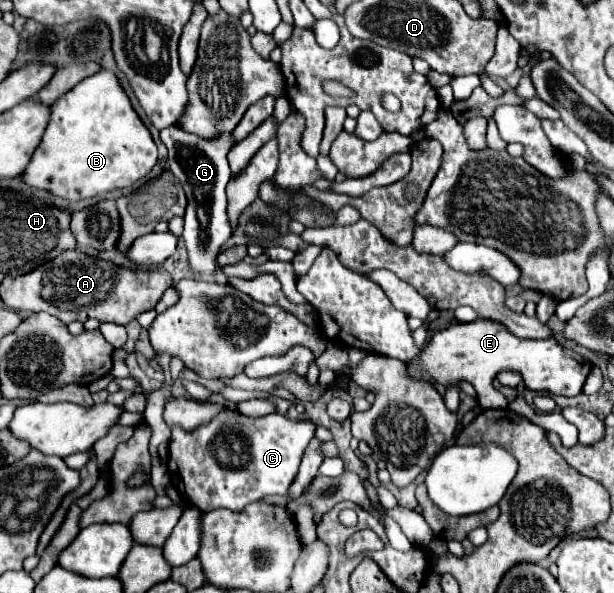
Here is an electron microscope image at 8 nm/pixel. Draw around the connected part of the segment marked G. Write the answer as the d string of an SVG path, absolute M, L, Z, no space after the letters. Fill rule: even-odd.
M167 127L161 131L161 141L169 149L169 169L175 173L175 177L179 177L189 201L183 231L189 265L199 275L211 275L215 273L215 269L219 269L217 255L221 245L231 237L225 185L231 179L227 153L235 145L235 137L233 133L219 133L219 137L205 139L195 133L187 133L181 127Z

